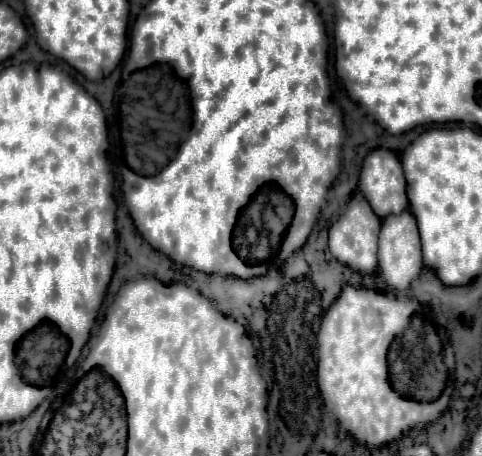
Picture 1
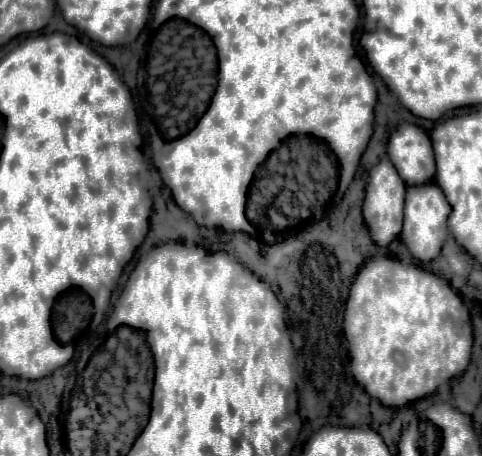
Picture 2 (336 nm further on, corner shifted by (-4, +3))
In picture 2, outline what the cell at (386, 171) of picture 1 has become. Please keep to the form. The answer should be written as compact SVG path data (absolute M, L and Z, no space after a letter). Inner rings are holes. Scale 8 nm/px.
M402 124L390 136L388 158L408 186L420 186L434 178L436 166L430 136L414 124Z

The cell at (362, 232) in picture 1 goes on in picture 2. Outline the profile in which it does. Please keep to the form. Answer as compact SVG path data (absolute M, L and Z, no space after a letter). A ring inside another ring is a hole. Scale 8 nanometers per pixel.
M388 158L380 160L368 176L368 186L366 186L366 196L364 196L364 222L370 230L370 238L378 246L388 246L402 230L402 208L404 208L404 194L406 194L406 184L394 170L392 162Z

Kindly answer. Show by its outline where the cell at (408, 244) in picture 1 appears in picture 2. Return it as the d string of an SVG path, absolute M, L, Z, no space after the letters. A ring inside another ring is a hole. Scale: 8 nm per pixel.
M428 182L424 186L410 186L406 190L406 206L404 206L404 226L400 232L400 238L404 246L410 250L410 254L420 260L420 262L430 262L440 254L442 242L448 234L446 230L446 218L450 214L450 204L446 202L442 190L434 184Z

